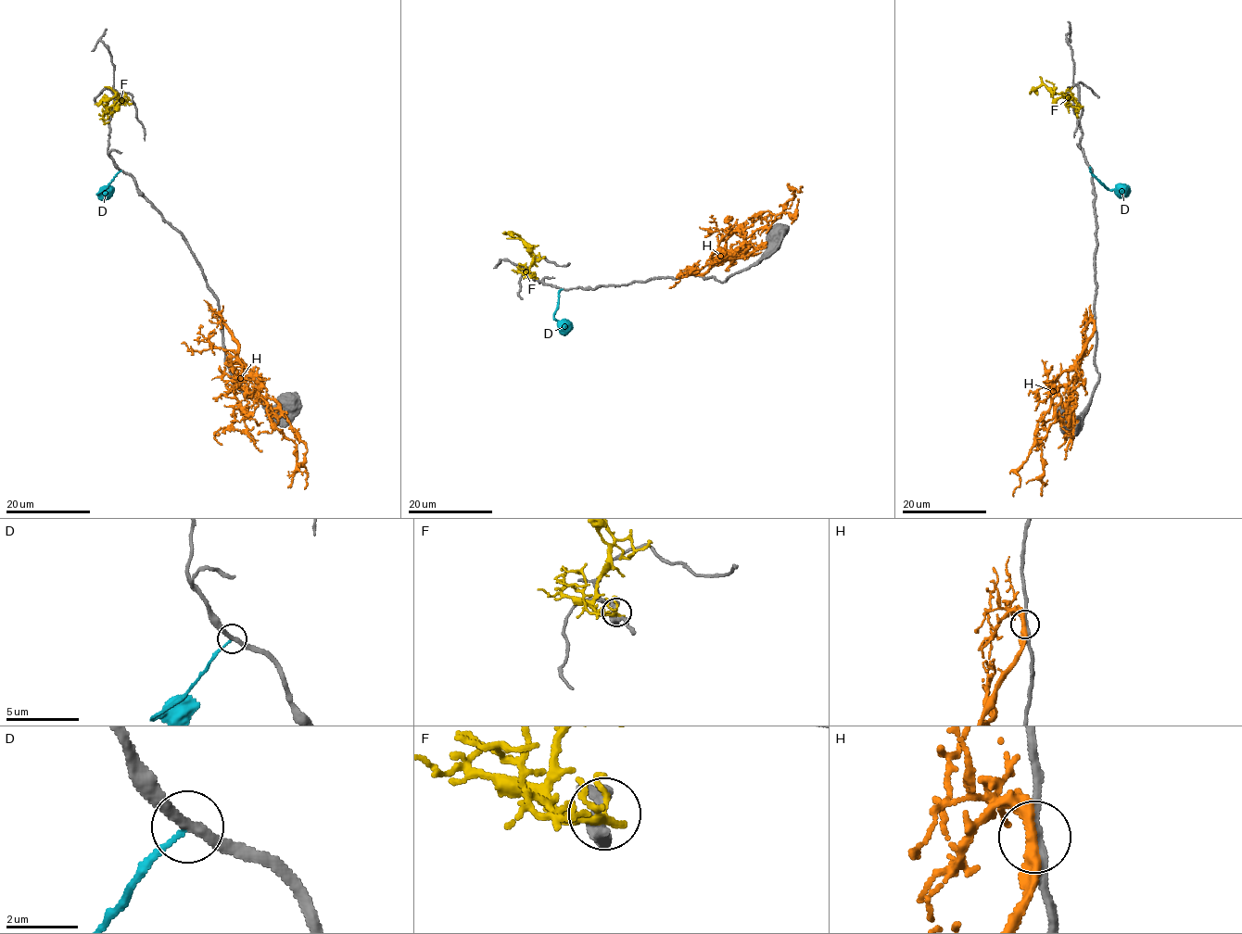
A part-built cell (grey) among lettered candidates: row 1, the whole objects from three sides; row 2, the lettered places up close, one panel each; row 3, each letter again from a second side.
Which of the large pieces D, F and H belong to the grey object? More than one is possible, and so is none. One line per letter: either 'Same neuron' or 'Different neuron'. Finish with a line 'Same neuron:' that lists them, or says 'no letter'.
D: Different neuron
F: Different neuron
H: Different neuron
Same neuron: no letter

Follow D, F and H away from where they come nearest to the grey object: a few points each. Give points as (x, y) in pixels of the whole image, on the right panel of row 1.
D: (1090, 167), (1092, 173), (1109, 190), (1118, 191), (1125, 187)
F: (1080, 107), (1045, 85), (1033, 89), (1030, 94)
H: (1095, 324), (1082, 356), (1056, 381), (1053, 389), (1061, 401), (1056, 419), (1018, 470), (1020, 485), (1013, 497)

